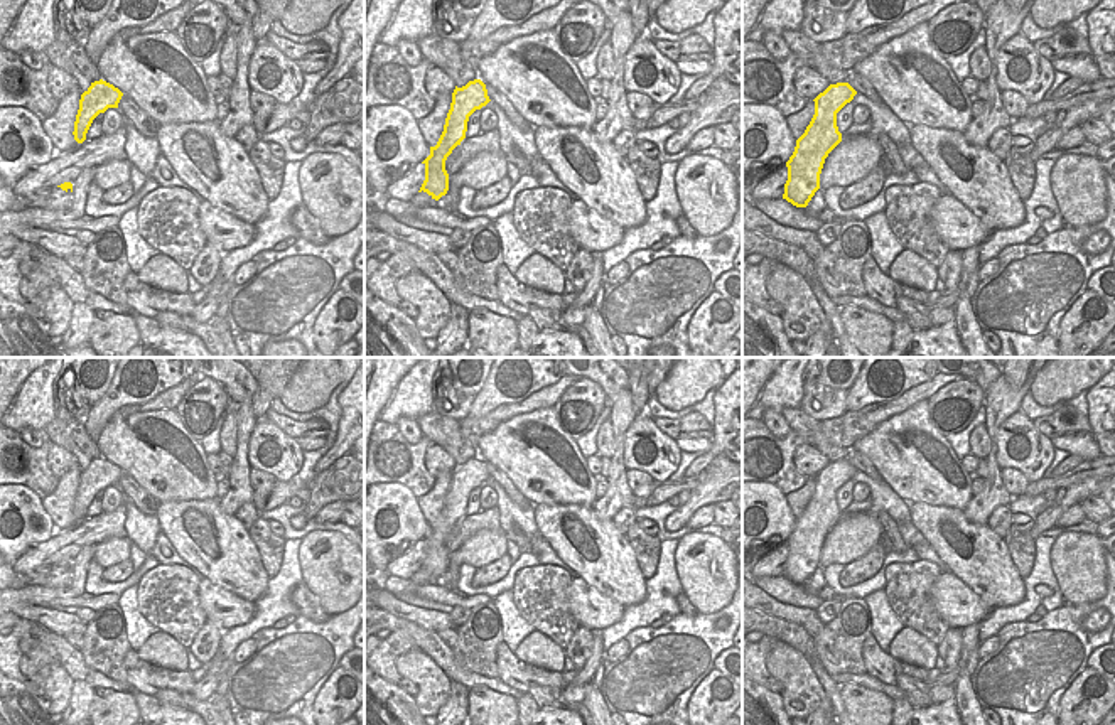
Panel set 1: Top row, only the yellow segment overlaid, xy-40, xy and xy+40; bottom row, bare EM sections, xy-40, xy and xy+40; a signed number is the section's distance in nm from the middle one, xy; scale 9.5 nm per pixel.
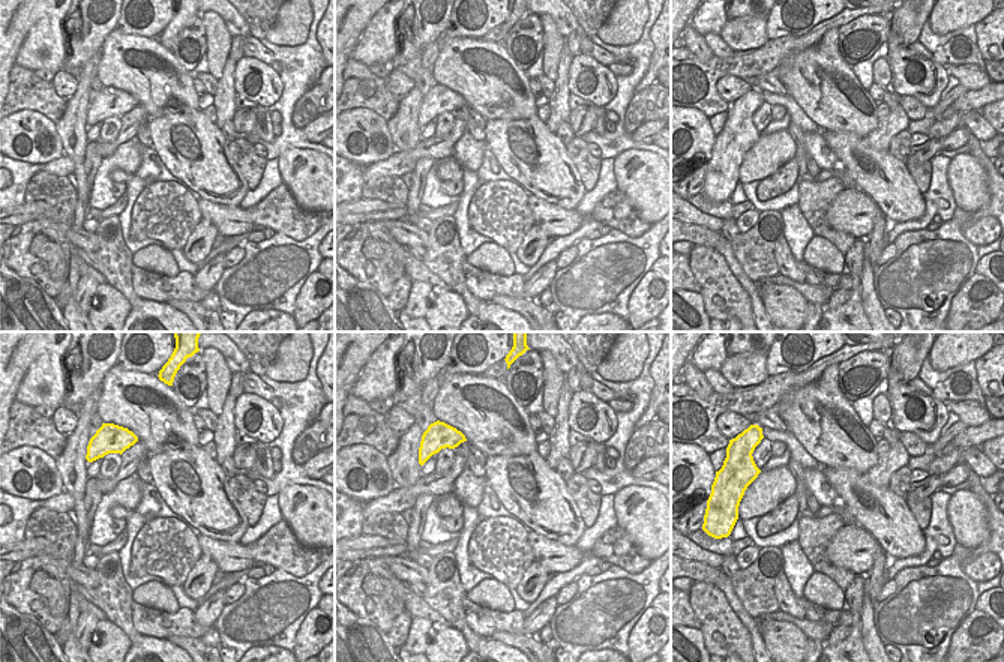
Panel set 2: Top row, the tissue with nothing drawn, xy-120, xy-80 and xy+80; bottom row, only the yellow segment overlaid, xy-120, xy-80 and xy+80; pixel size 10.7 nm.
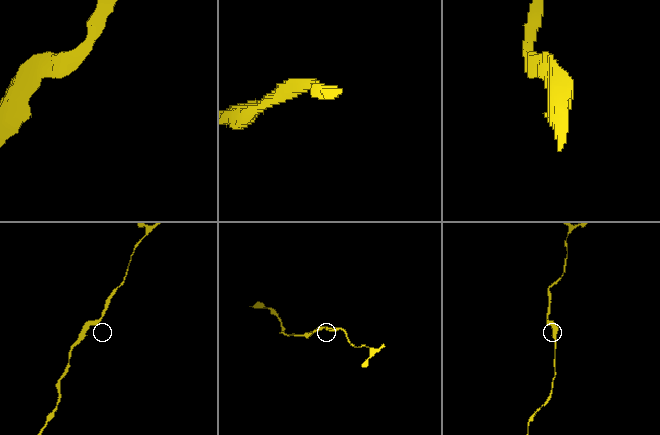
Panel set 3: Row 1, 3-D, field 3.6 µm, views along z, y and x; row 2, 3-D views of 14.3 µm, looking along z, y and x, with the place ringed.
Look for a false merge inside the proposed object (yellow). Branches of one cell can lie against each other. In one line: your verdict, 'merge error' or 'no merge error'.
no merge error

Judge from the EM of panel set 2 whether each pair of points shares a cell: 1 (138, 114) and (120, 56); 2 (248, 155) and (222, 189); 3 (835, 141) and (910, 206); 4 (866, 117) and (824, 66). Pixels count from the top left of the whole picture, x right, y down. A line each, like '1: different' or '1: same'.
1: different
2: different
3: same
4: same

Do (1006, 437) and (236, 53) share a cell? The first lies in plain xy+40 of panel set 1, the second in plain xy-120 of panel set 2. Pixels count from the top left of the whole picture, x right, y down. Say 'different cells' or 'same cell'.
different cells

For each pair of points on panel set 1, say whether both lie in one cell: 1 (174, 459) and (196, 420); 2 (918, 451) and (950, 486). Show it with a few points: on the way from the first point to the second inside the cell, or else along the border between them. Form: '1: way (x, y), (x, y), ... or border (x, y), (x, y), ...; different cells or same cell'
1: border (174, 410), (181, 424), (199, 442); different cells
2: way (923, 459), (942, 477); same cell

